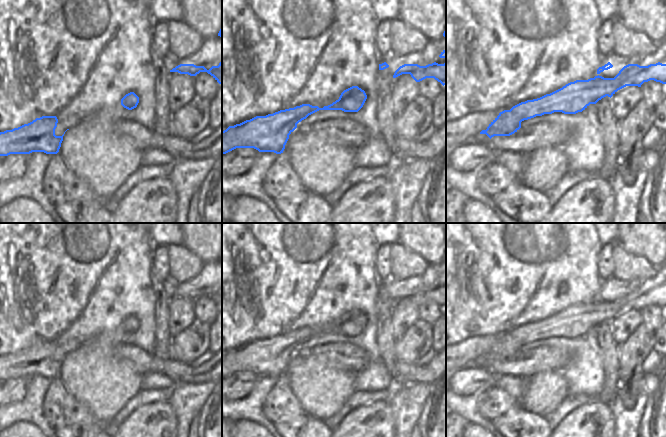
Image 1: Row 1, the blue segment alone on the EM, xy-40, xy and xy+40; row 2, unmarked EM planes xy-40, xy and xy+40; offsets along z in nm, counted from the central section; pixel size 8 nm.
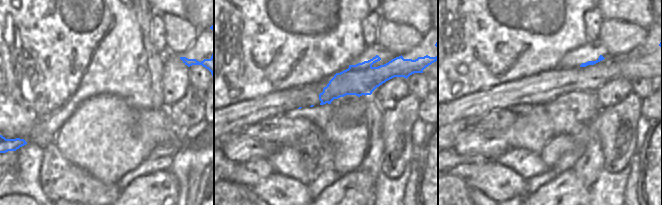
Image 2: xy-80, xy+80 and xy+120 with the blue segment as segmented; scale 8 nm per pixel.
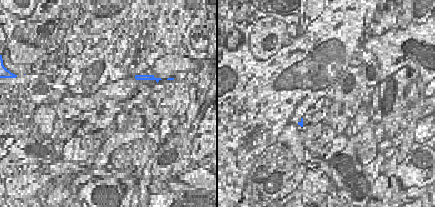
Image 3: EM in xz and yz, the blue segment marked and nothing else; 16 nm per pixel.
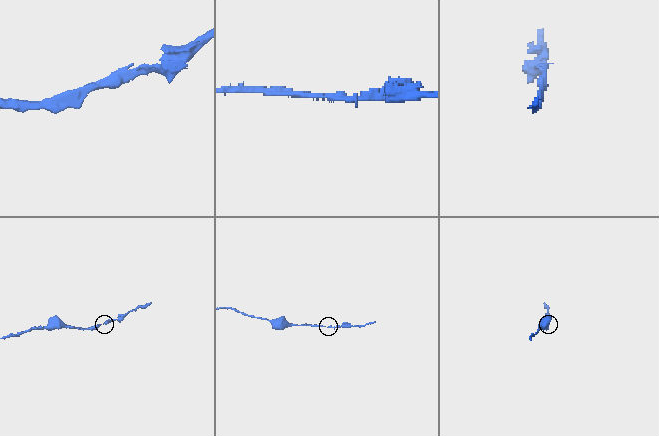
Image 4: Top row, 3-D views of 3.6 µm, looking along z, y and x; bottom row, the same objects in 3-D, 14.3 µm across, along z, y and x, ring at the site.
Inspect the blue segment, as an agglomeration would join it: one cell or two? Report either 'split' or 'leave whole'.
leave whole

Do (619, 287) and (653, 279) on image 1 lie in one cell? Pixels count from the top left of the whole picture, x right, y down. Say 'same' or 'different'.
same

